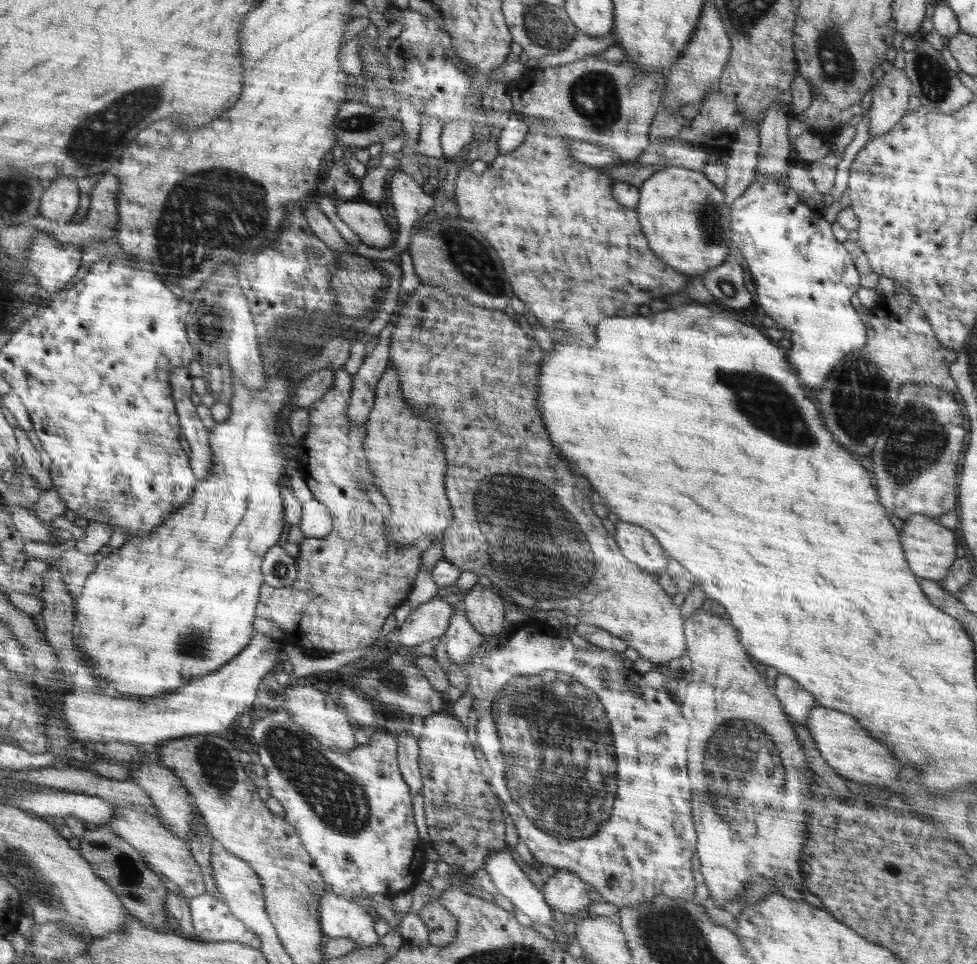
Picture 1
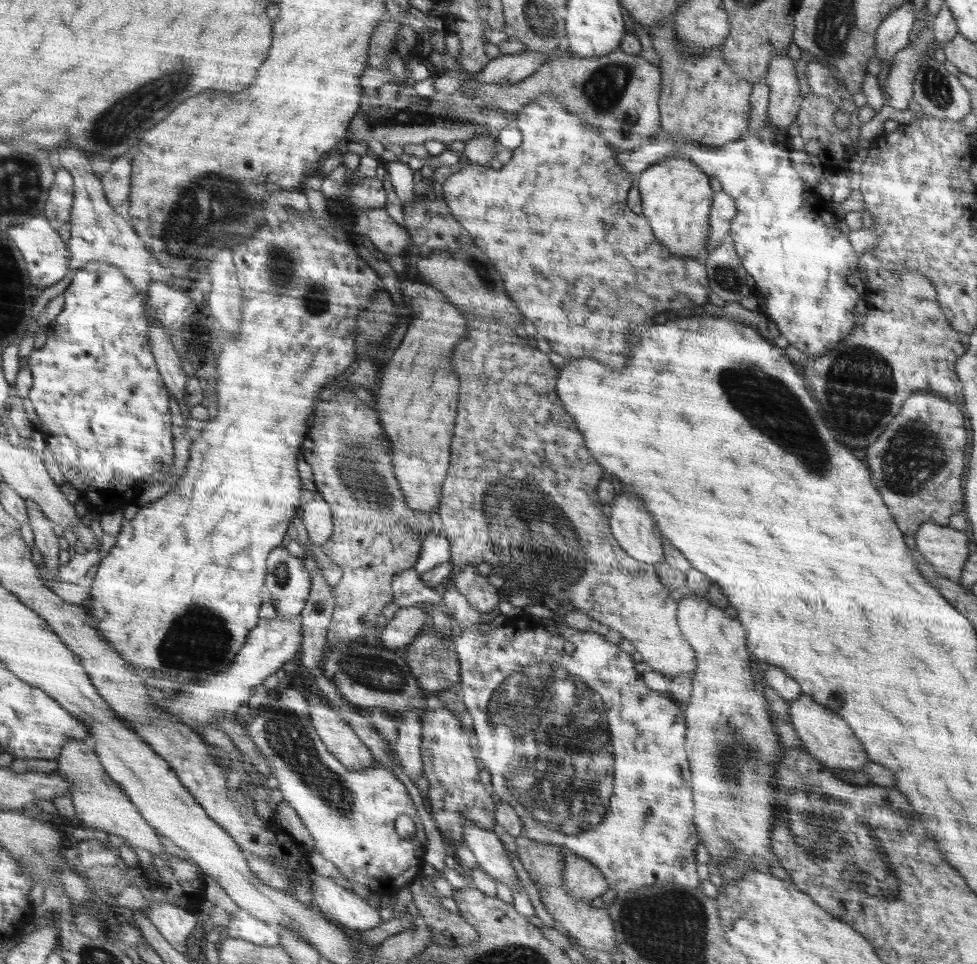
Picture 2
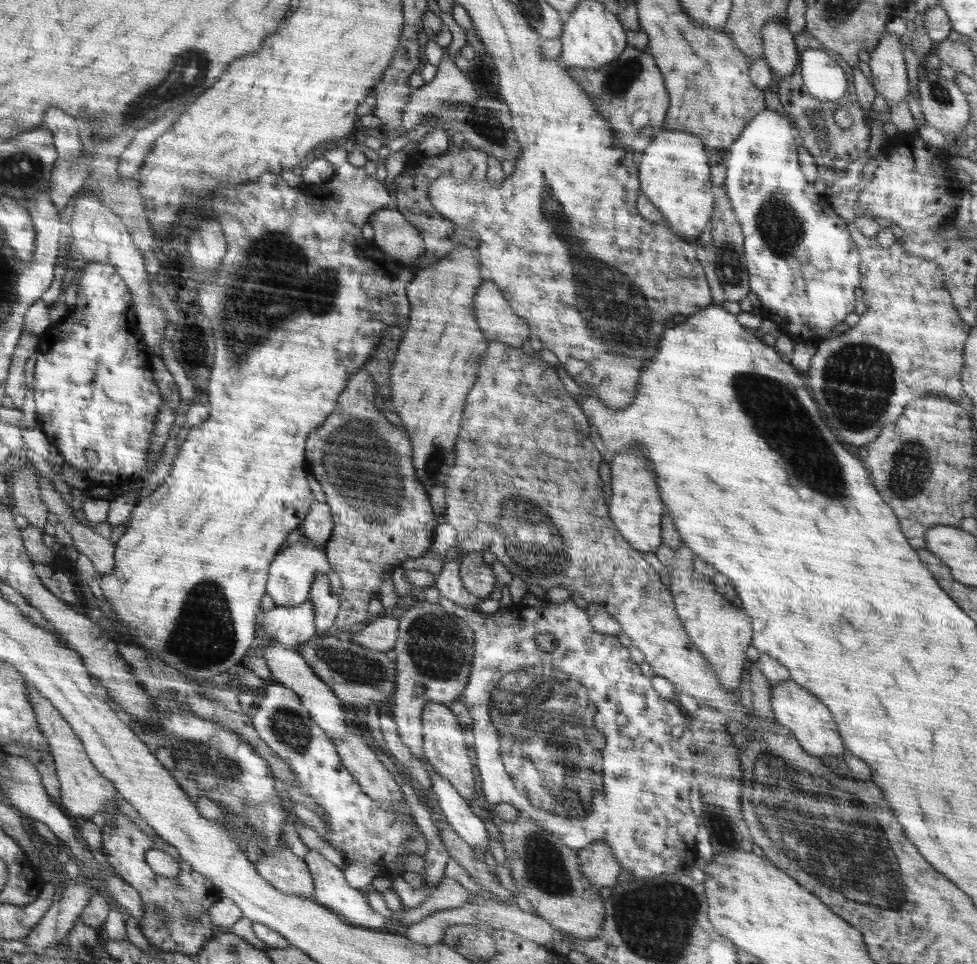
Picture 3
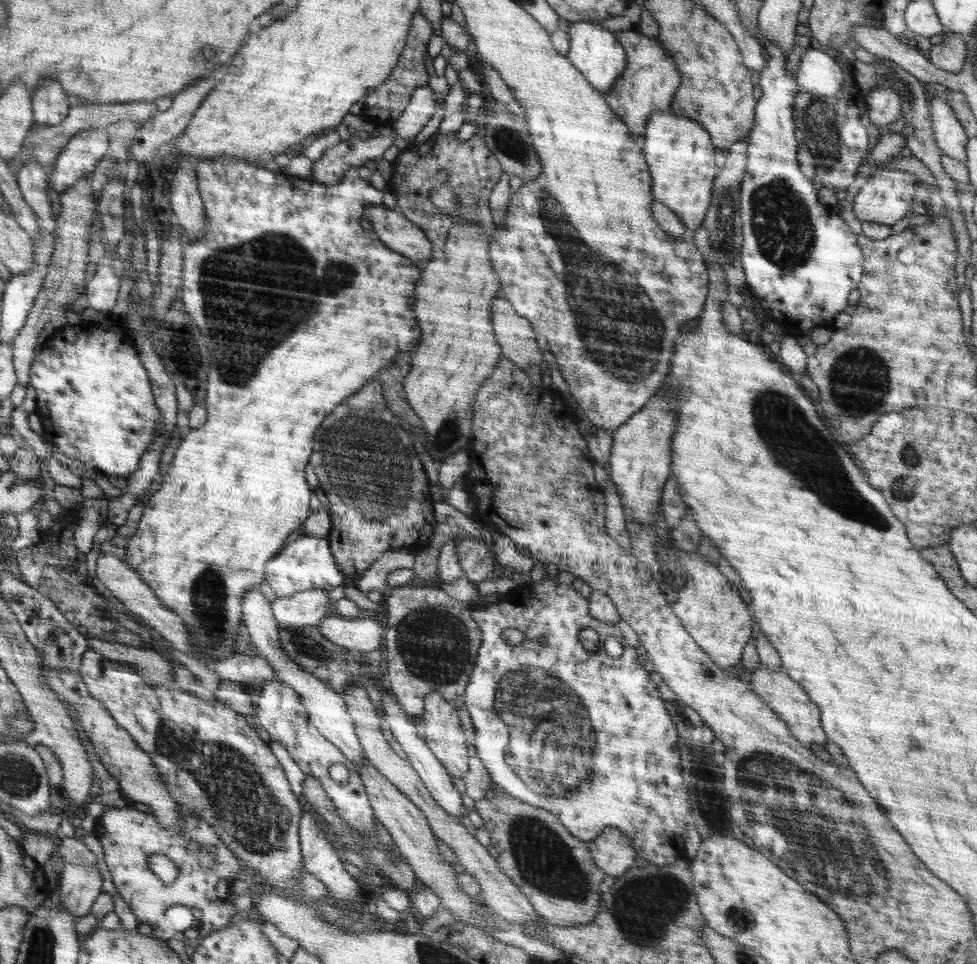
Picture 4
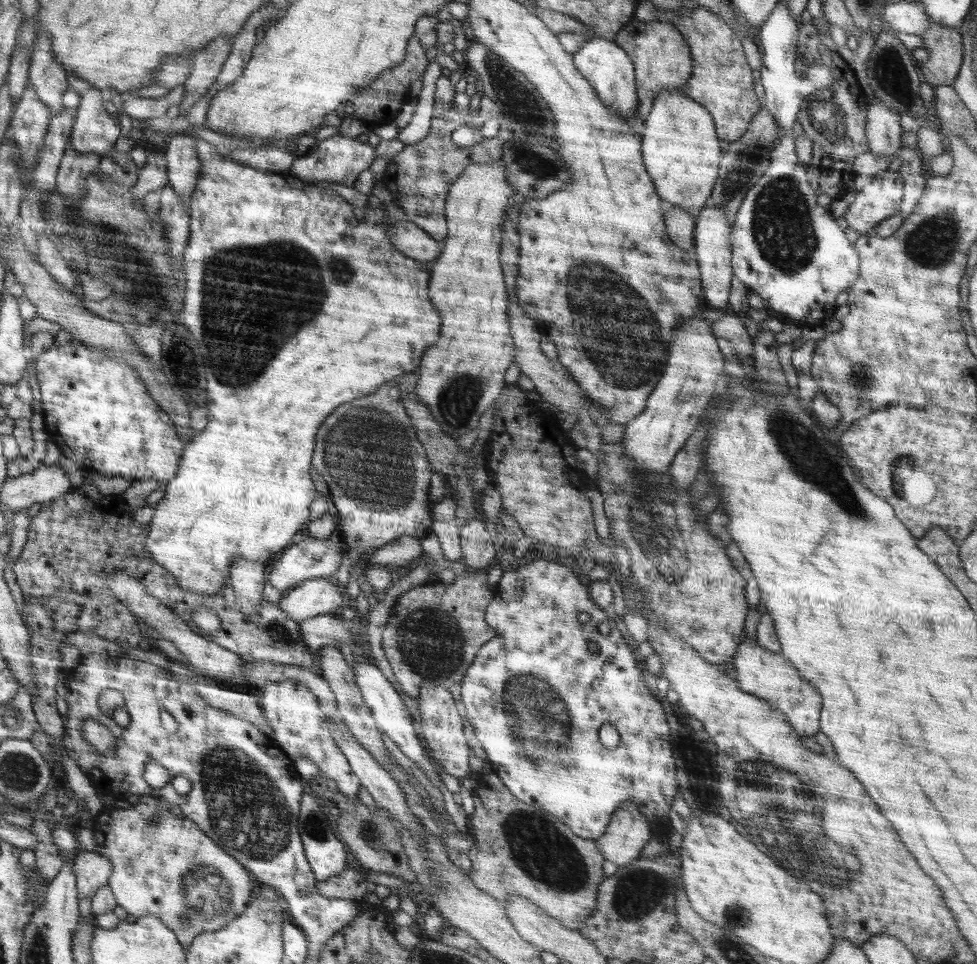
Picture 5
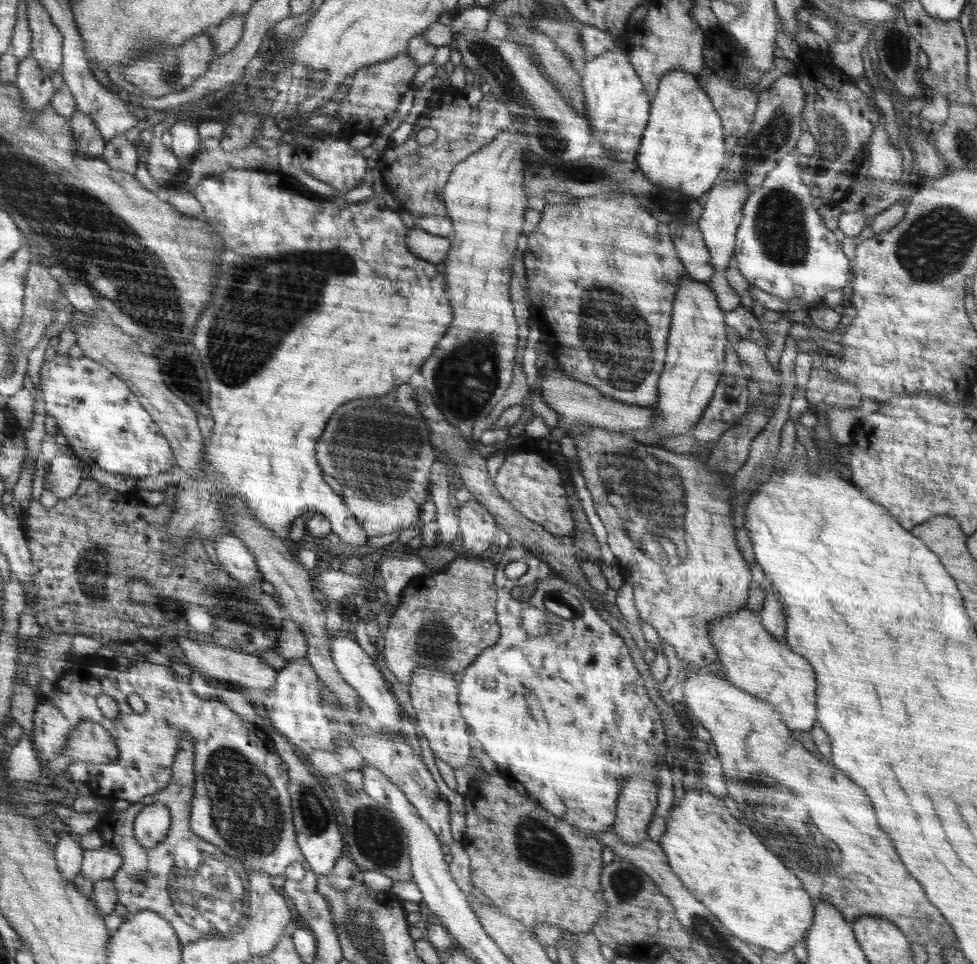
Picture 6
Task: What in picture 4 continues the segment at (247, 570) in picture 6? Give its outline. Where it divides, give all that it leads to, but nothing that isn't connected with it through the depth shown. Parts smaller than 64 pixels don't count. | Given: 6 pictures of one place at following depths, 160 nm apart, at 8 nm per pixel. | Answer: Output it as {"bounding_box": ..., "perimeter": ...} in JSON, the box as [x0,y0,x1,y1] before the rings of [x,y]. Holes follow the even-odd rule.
{"bounding_box":[242,587,367,767],"perimeter":[[[259,587],[250,590],[243,598],[242,607],[242,621],[251,636],[253,646],[257,649],[256,656],[265,658],[272,665],[275,670],[275,680],[286,683],[286,686],[298,692],[311,722],[315,724],[324,738],[331,740],[339,747],[344,757],[350,760],[354,767],[366,761],[367,757],[362,743],[355,734],[354,720],[349,714],[346,699],[322,679],[316,678],[314,674],[308,674],[308,671],[303,670],[286,651],[282,650],[279,625],[271,609],[271,602],[264,596],[263,591]]]}

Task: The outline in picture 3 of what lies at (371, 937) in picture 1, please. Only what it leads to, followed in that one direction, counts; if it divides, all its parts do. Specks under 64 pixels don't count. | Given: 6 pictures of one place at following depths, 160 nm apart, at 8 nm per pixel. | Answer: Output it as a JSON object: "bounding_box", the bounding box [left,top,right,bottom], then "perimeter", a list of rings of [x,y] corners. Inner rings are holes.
{"bounding_box":[303,849,386,930],"perimeter":[[[308,849],[307,854],[303,857],[310,874],[313,878],[315,886],[315,892],[312,894],[312,898],[321,905],[324,905],[331,911],[335,911],[344,922],[350,925],[356,925],[359,927],[366,927],[367,929],[383,930],[382,924],[386,922],[386,917],[374,910],[370,910],[364,894],[360,894],[357,888],[352,888],[346,882],[343,870],[337,867],[335,863],[328,862],[327,858],[324,858],[319,851],[314,849]]]}

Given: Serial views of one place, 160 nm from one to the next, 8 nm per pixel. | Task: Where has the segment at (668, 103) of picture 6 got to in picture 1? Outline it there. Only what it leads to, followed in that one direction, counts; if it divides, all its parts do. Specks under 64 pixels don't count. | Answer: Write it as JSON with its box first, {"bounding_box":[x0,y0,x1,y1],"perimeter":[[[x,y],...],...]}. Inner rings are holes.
{"bounding_box":[636,166,734,278],"perimeter":[[[681,166],[666,167],[649,176],[639,186],[639,203],[636,214],[640,218],[640,228],[650,244],[650,250],[662,258],[668,266],[684,276],[695,278],[704,272],[720,266],[719,264],[734,251],[731,246],[730,214],[731,208],[724,202],[724,193],[718,189],[702,171],[690,170]]]}

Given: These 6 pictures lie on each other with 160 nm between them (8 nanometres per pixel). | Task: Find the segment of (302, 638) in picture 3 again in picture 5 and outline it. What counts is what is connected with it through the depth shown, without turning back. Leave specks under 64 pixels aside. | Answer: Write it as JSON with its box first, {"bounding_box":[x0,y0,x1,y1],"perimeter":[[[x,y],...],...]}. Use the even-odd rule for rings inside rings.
{"bounding_box":[278,578,347,622],"perimeter":[[[313,578],[285,592],[278,601],[283,611],[296,622],[326,613],[337,614],[347,600],[335,580]]]}

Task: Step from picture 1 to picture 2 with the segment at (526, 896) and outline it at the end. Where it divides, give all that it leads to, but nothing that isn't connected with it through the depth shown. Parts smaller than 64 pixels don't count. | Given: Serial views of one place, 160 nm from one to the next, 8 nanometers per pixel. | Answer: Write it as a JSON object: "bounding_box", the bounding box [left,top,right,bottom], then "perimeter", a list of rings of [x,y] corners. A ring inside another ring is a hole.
{"bounding_box":[462,822,519,892],"perimeter":[[[462,822],[462,827],[464,827],[464,843],[476,857],[479,866],[494,880],[506,884],[513,892],[519,889],[514,867],[497,835],[491,830],[476,826],[474,822]]]}

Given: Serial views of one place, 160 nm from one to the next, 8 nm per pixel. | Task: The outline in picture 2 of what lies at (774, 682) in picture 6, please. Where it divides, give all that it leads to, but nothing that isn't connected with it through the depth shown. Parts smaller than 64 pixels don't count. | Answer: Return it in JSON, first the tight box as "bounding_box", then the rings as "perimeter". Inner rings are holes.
{"bounding_box":[788,693,870,771],"perimeter":[[[803,693],[794,699],[794,702],[788,704],[790,706],[790,723],[798,733],[803,748],[826,768],[831,771],[836,769],[862,771],[864,766],[870,764],[870,759],[868,759],[859,738],[856,738],[852,728],[840,716],[813,702],[808,695]]]}

